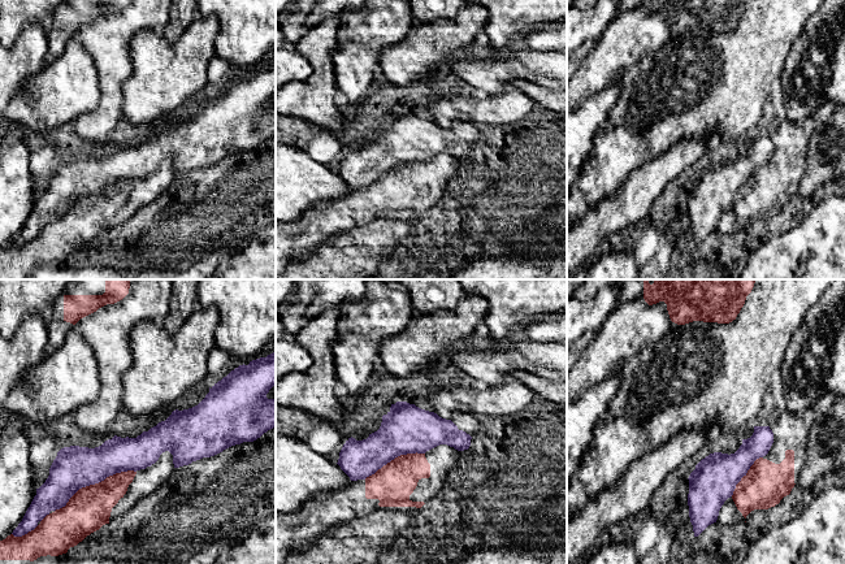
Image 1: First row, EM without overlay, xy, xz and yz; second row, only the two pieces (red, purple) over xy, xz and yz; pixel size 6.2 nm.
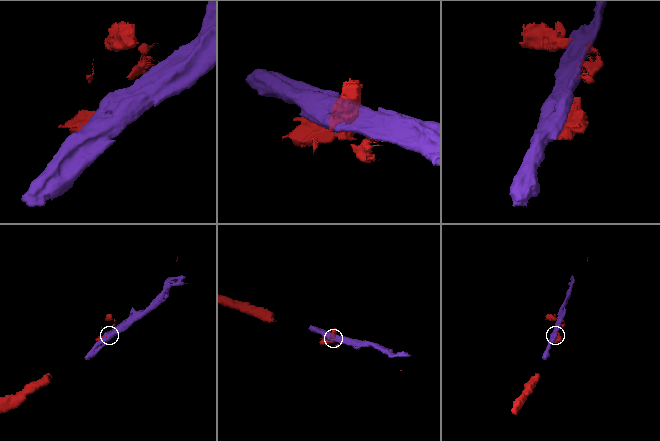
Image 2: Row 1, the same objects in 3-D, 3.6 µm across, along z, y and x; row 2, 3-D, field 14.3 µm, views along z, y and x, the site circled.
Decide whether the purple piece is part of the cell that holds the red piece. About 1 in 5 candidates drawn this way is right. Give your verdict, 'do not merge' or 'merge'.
do not merge

